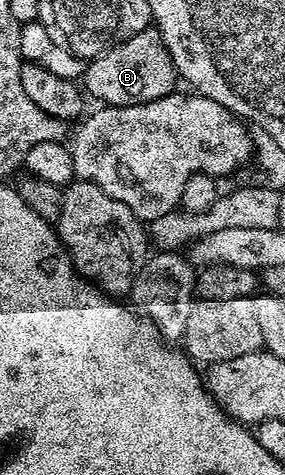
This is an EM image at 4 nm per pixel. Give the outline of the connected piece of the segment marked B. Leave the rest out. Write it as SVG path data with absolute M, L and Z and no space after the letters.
M148 26L94 57L86 65L81 84L90 99L92 96L93 99L99 100L95 102L120 108L130 104L148 104L157 98L169 95L176 91L175 80L177 81L175 63L161 38L159 29Z

